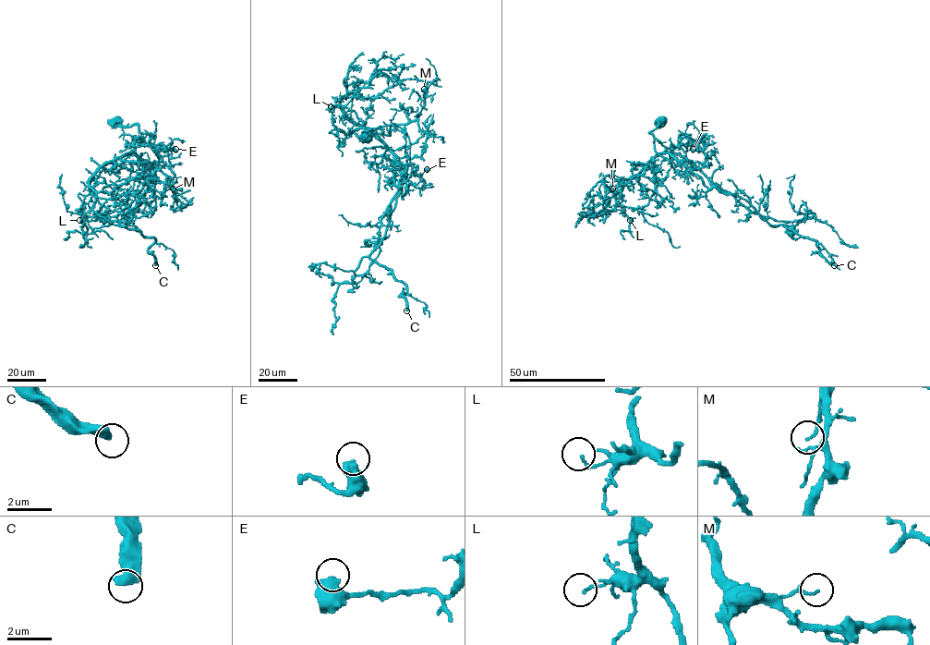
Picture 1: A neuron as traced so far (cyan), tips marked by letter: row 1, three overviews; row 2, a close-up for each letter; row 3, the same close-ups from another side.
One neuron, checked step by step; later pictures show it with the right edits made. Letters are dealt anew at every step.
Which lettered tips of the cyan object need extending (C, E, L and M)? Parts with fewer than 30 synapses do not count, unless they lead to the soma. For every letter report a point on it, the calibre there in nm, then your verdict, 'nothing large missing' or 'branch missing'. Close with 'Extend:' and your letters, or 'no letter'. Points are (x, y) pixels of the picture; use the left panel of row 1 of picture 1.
C: place (155, 265); calibre 500 nm; branch missing
E: place (175, 149); calibre 600 nm; nothing large missing
L: place (79, 220); calibre 130 nm; nothing large missing
M: place (173, 188); calibre 110 nm; nothing large missing
Extend: C

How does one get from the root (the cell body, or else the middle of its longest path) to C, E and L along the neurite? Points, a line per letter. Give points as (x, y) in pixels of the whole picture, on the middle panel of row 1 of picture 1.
C: (367, 138), (393, 126), (409, 140), (408, 154), (394, 155), (400, 192), (369, 256), (405, 285), (406, 310)
E: (367, 138), (401, 127), (408, 154), (399, 158), (387, 148), (386, 156), (405, 174), (421, 176), (427, 169)
L: (367, 138), (400, 127), (410, 152), (399, 158), (357, 126), (344, 112), (344, 97), (331, 106)

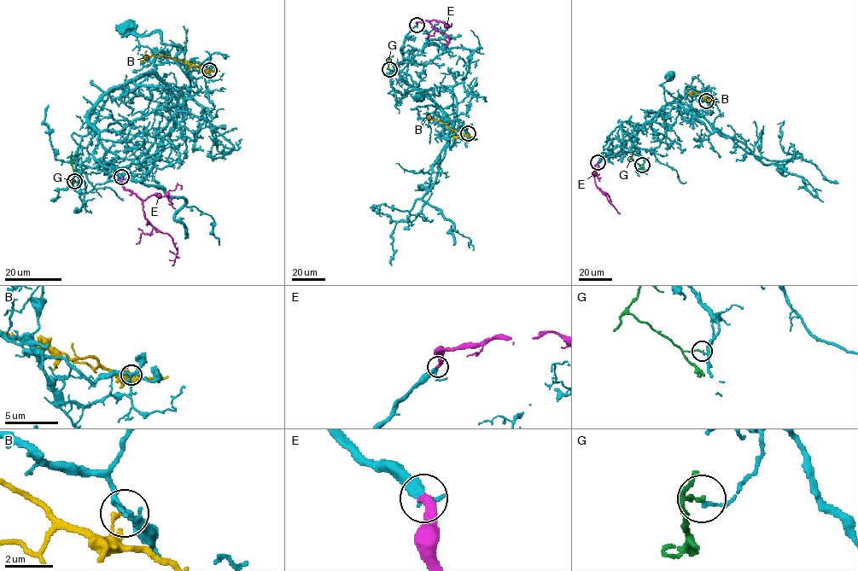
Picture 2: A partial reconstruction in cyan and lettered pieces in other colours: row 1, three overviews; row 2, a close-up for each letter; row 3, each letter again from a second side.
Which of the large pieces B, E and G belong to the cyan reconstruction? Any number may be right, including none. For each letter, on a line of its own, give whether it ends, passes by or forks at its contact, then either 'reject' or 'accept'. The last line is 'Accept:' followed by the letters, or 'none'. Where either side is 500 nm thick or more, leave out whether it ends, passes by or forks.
B: it ends | reject
E: it ends | accept
G: it ends | accept
Accept: E, G

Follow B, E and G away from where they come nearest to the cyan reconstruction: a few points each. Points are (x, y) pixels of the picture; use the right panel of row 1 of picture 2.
B: (706, 101), (695, 92), (689, 92), (689, 89)
E: (598, 162), (593, 172), (595, 184), (620, 213)
G: (642, 165), (631, 158), (636, 148)

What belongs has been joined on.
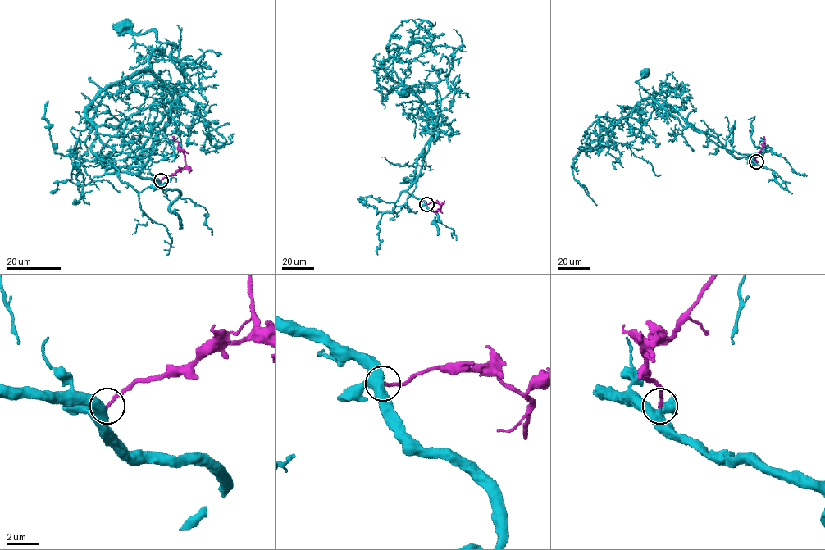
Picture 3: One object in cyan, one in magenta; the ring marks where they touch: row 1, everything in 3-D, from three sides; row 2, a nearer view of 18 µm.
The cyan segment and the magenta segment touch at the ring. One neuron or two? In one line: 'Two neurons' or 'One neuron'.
One neuron

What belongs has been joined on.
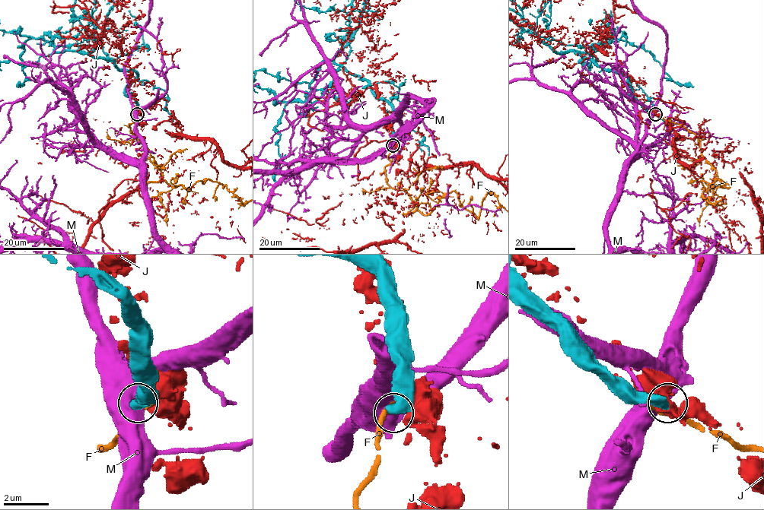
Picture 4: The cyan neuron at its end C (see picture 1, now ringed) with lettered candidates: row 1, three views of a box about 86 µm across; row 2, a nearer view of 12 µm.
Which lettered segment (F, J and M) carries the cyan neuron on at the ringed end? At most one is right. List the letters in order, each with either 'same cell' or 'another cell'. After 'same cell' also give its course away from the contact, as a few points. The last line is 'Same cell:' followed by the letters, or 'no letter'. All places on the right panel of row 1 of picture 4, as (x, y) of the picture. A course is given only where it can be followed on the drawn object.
F: another cell
J: another cell
M: another cell
Same cell: no letter

